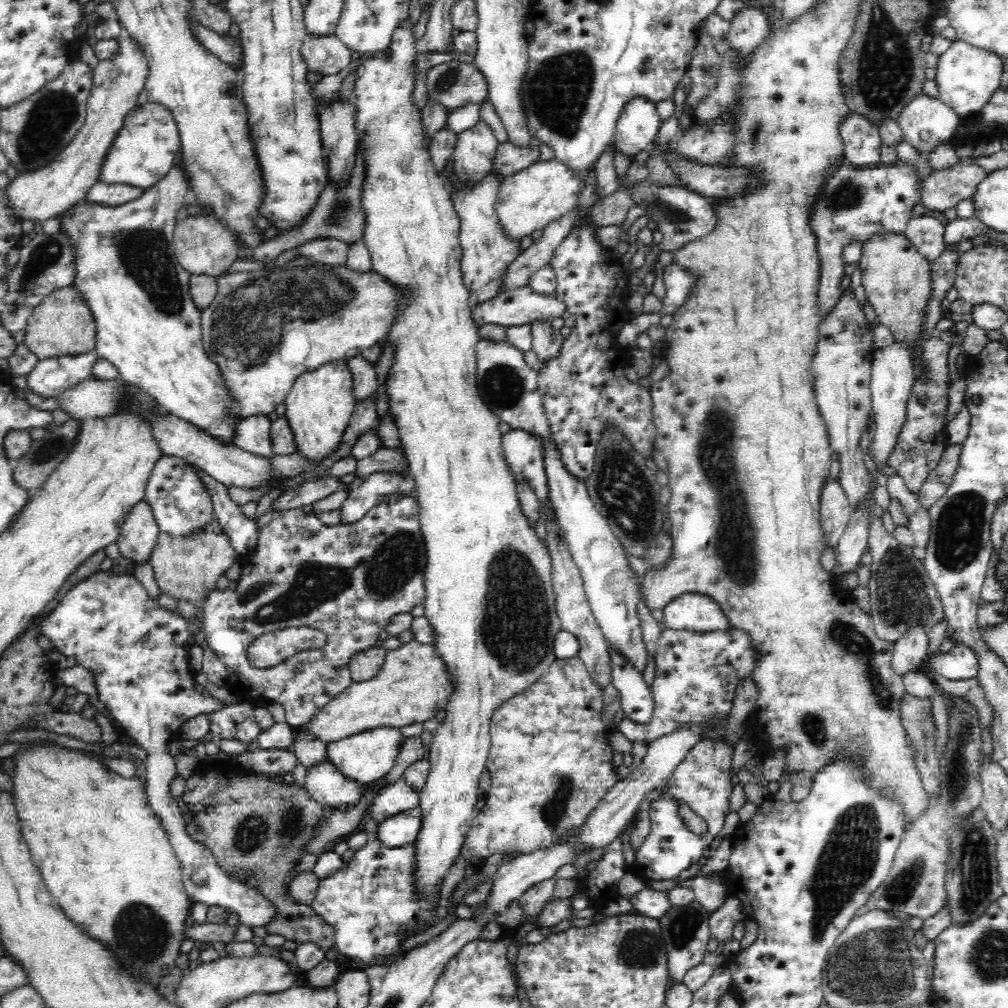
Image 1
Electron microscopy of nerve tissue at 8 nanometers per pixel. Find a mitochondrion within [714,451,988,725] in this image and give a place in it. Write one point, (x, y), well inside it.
(900, 593)

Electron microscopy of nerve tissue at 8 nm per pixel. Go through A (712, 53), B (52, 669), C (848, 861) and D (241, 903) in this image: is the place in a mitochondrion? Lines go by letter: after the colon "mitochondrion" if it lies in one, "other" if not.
A: other
B: other
C: mitochondrion
D: other

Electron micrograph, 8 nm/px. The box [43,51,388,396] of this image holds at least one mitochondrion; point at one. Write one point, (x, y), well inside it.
(248, 327)

